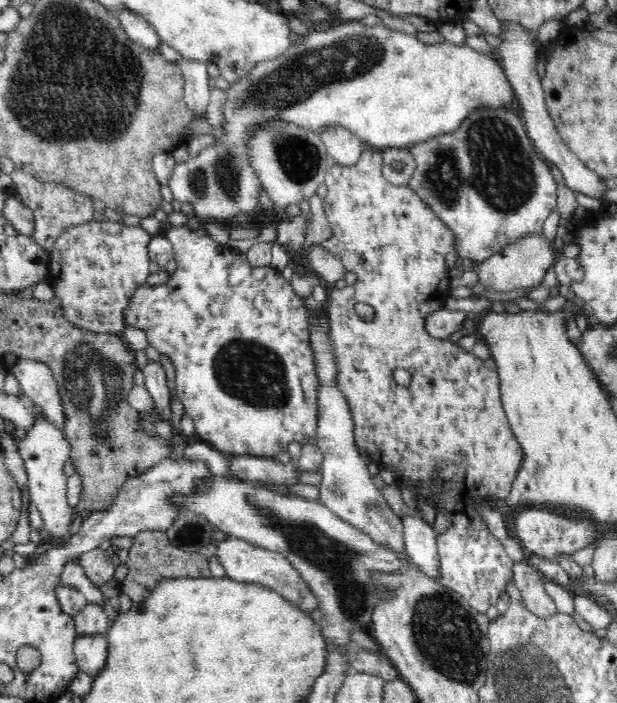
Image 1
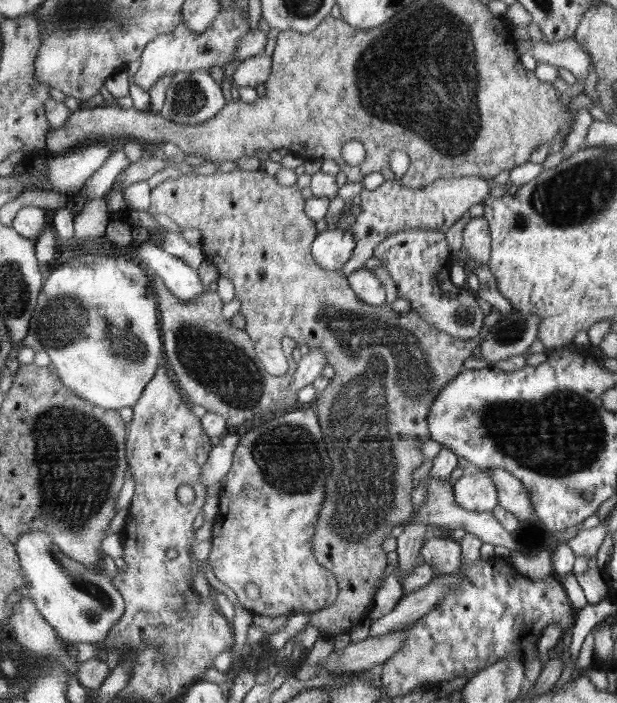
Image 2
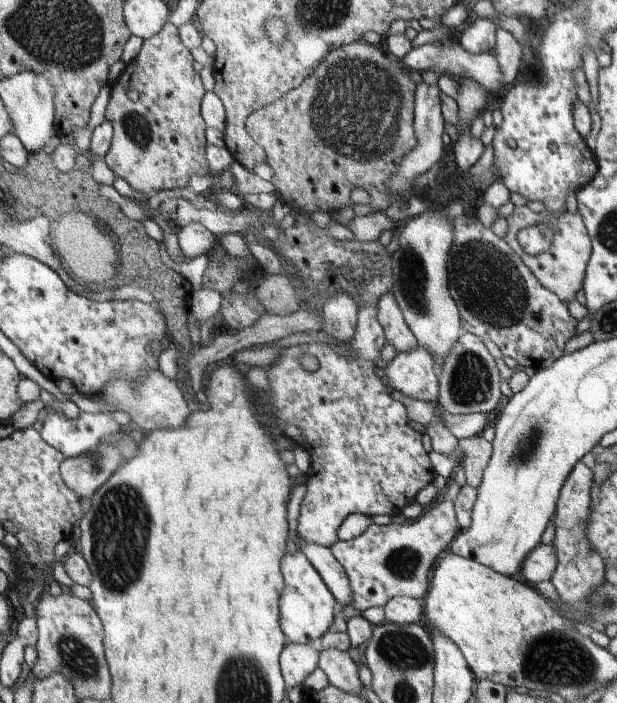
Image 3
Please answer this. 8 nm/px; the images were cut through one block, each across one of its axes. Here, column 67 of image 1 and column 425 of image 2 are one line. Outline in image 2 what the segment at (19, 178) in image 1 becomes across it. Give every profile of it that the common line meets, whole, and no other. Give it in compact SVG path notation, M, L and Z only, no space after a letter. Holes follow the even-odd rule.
M461 176L461 178L445 178L435 180L427 186L409 190L407 186L399 186L393 180L385 180L375 190L365 190L361 198L361 212L353 216L353 224L347 232L351 232L355 240L355 248L349 260L341 266L341 274L349 276L351 272L363 268L365 260L369 260L375 248L389 236L401 230L437 230L447 232L457 226L457 220L475 204L481 204L489 196L489 182L477 176Z

